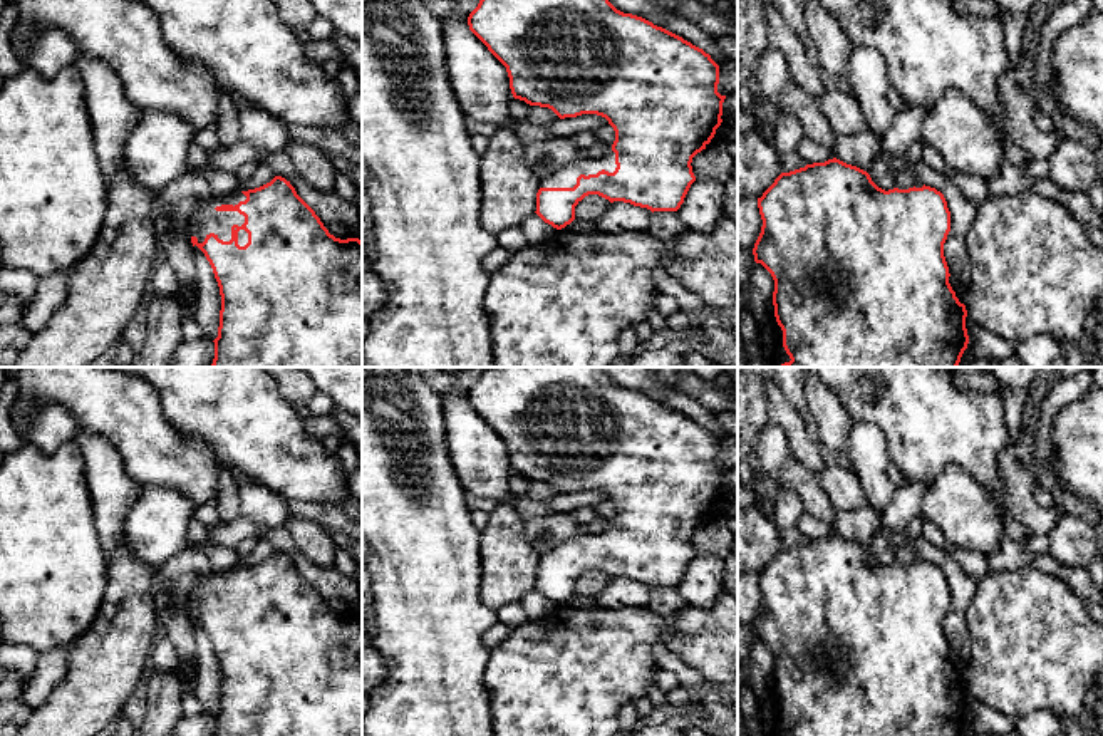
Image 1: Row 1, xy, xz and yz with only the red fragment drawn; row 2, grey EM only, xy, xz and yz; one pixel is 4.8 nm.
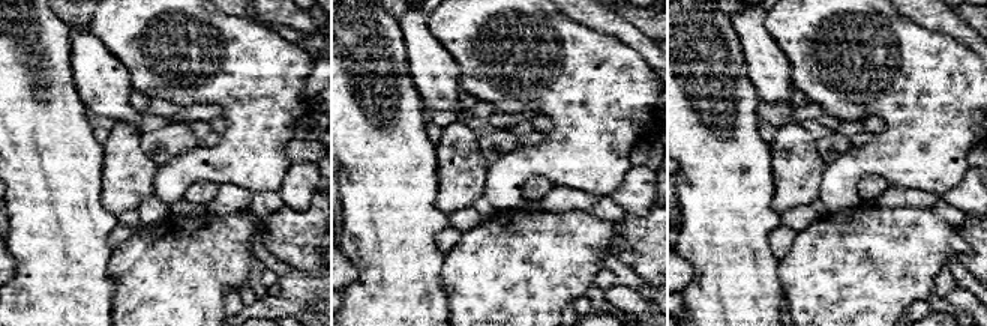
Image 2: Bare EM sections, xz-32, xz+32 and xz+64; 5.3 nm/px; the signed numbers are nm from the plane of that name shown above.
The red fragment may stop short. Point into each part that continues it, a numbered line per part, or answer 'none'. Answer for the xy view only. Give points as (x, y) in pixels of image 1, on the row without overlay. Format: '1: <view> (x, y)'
1: xy (207, 596)

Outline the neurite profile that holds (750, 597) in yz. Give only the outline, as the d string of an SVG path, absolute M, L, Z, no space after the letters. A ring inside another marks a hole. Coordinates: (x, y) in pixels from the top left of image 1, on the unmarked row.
M751 572L738 573L738 622L753 627L761 609L763 595L758 575Z

